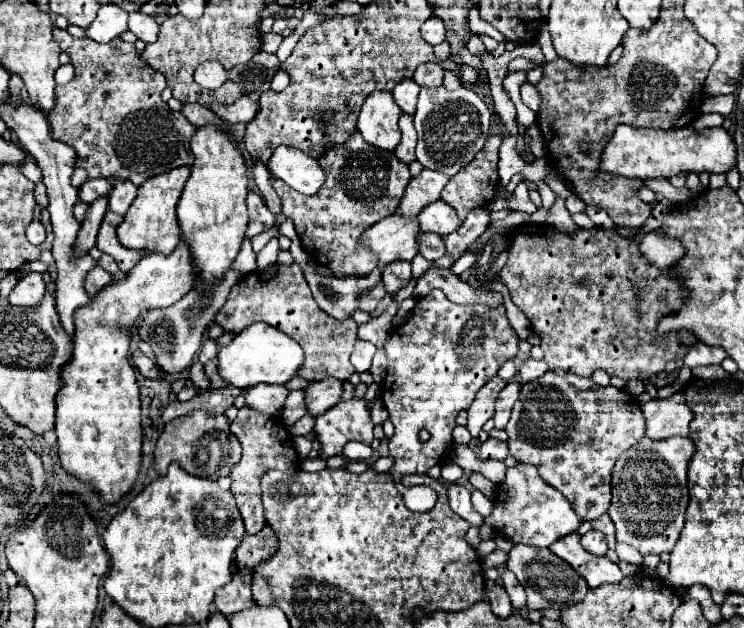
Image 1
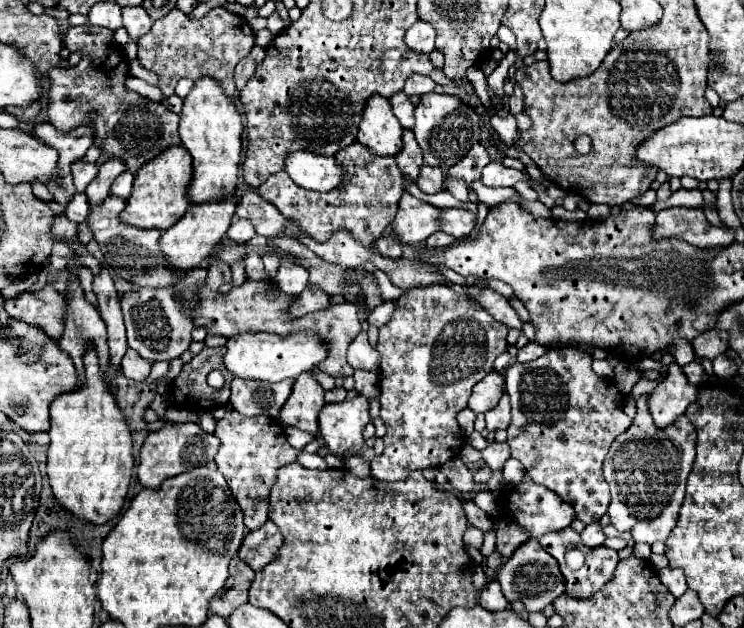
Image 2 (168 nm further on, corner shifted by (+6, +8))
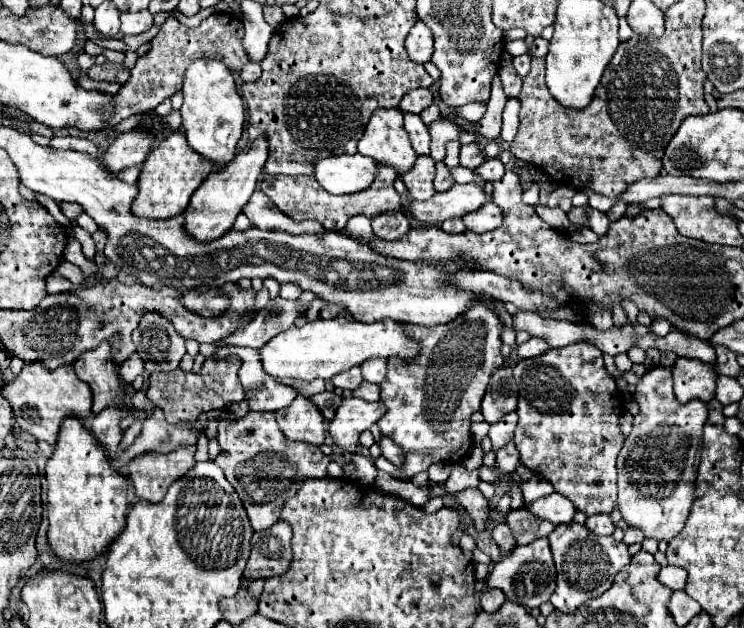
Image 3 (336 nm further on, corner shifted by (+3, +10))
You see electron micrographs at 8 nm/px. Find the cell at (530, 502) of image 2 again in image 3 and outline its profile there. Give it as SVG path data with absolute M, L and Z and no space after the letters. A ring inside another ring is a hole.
M557 492L535 500L531 506L527 506L527 510L531 510L531 514L539 516L541 520L549 520L555 526L569 524L573 522L575 516L575 506L565 496L559 496Z

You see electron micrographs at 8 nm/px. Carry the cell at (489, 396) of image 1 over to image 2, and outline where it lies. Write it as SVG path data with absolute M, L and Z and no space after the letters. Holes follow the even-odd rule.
M490 372L478 386L474 386L472 396L468 400L468 408L476 414L492 410L504 394L504 376L500 372Z

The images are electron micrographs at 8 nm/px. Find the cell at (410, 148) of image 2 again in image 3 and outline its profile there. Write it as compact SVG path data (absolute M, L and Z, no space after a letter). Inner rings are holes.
M417 156L413 168L401 174L401 180L405 182L409 194L415 200L427 200L429 196L435 194L433 172L435 172L435 162L431 160L431 156Z

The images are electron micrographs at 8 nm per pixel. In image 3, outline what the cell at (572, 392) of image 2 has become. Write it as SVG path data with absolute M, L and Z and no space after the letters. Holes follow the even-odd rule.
M577 342L577 344L569 344L569 348L551 348L547 350L545 354L537 356L537 358L529 358L529 360L521 360L519 364L513 366L513 378L521 384L521 390L519 390L519 400L517 400L517 414L519 414L519 422L517 422L517 430L515 430L515 446L521 454L521 464L525 468L529 468L531 472L535 472L537 476L541 476L543 480L547 480L549 484L553 484L555 492L567 496L575 508L579 512L583 512L585 516L595 516L595 514L611 514L611 510L615 508L617 504L617 468L615 468L615 460L617 460L617 454L621 450L621 444L625 440L625 436L621 434L619 430L619 418L623 414L623 396L621 392L617 390L617 384L613 380L613 376L609 376L609 372L605 370L605 364L603 364L603 356L601 356L601 350L589 342Z

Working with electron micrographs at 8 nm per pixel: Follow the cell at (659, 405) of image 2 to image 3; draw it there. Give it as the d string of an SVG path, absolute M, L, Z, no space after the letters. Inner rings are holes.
M677 358L671 368L671 374L677 402L681 404L687 404L689 400L709 402L713 398L717 380L713 364L701 364L701 360Z

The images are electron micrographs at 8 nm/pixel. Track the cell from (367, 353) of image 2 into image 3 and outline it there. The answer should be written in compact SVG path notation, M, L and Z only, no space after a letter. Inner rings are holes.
M369 358L361 364L363 378L373 384L381 384L385 380L385 360L383 358Z

